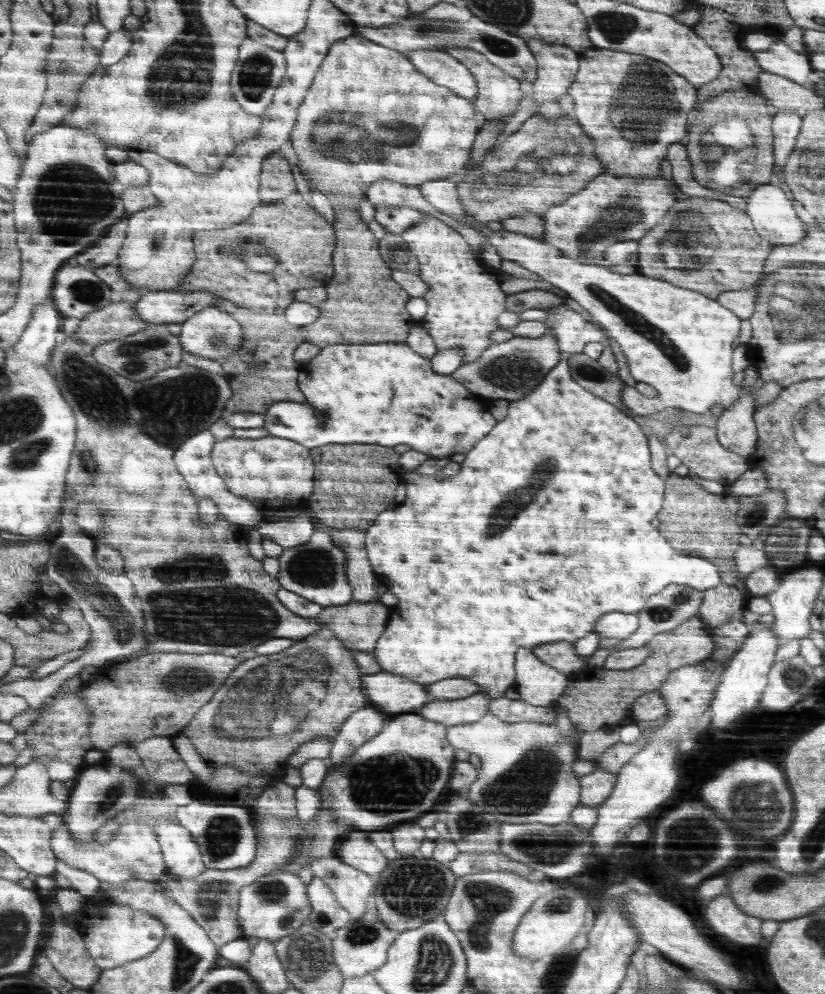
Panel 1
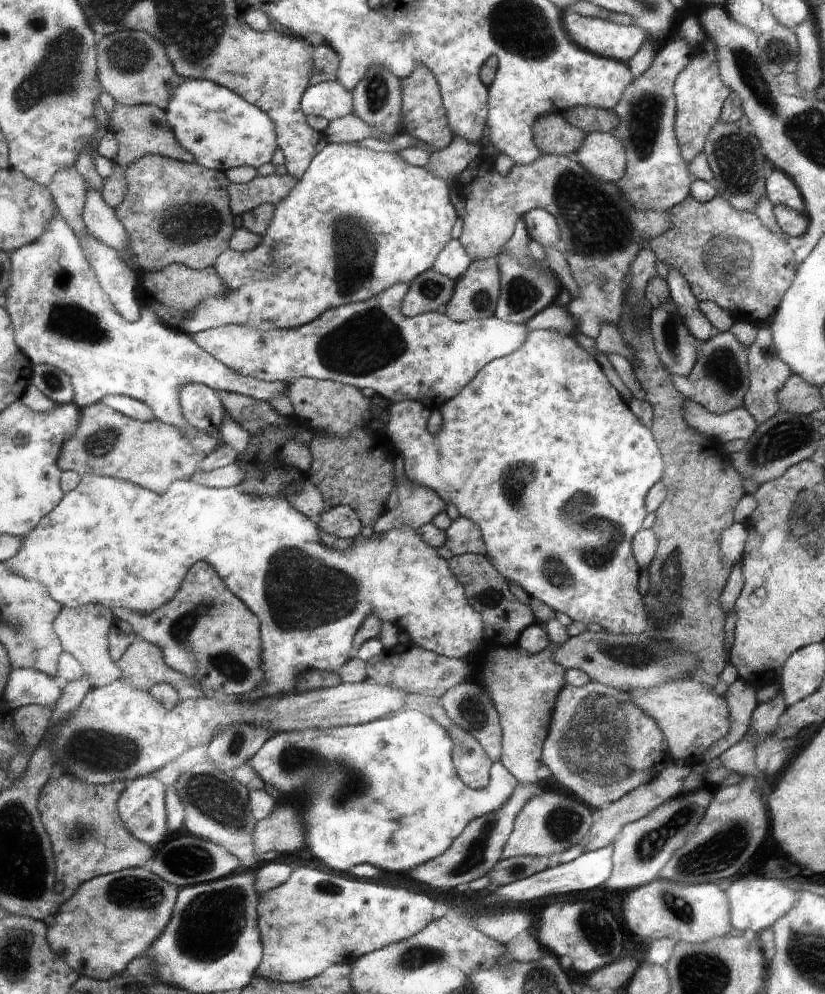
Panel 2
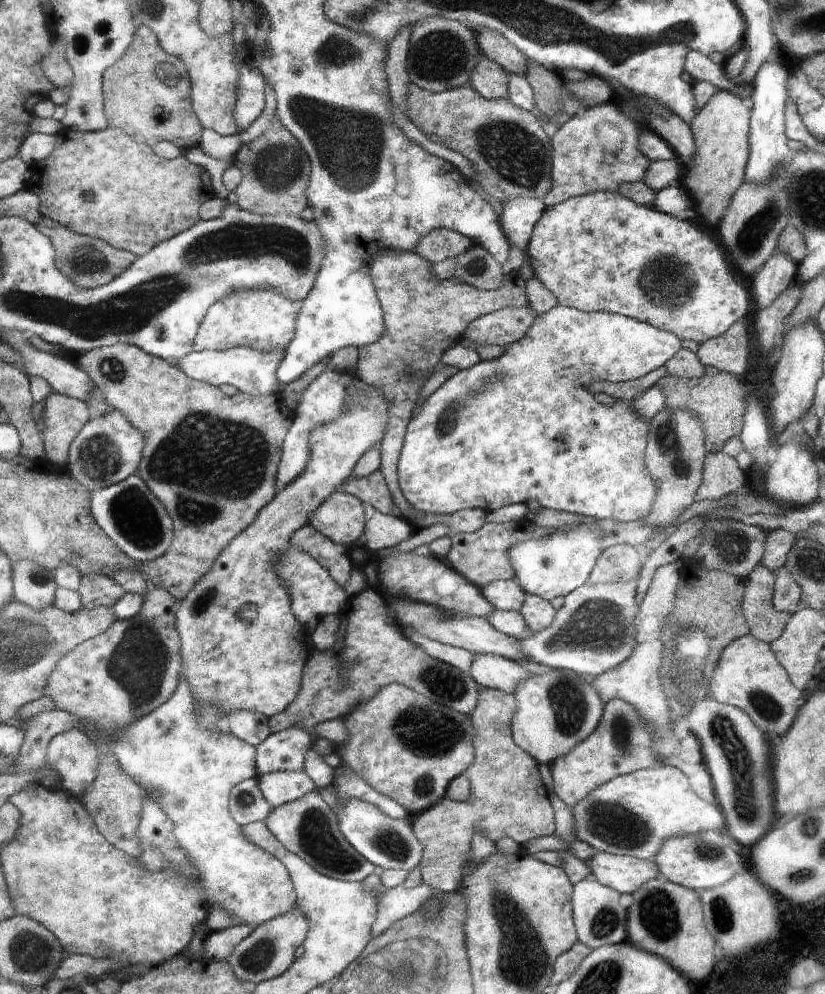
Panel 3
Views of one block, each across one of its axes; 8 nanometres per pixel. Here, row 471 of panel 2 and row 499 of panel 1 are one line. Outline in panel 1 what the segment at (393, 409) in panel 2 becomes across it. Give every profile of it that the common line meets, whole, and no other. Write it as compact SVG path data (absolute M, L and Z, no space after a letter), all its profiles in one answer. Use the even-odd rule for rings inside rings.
M564 302L559 305L550 305L550 307L544 309L548 310L548 317L546 317L546 322L543 324L543 327L549 330L549 334L552 337L555 337L557 346L559 347L559 353L561 354L558 365L550 370L546 378L535 391L528 394L523 400L510 402L511 407L507 412L506 418L497 422L495 427L492 428L490 434L484 436L482 440L479 440L479 442L472 447L471 451L468 451L465 454L466 459L462 462L461 470L456 475L438 481L435 476L426 476L414 471L406 472L404 477L404 484L408 482L408 484L406 484L406 499L398 504L393 510L388 509L386 512L380 514L379 518L372 523L372 526L365 530L366 536L364 547L366 547L368 561L370 561L370 564L374 569L376 578L378 579L379 584L386 586L386 588L398 598L398 603L390 609L390 619L388 620L386 630L383 632L382 638L379 639L378 646L376 646L374 650L374 658L376 658L376 662L380 664L380 670L382 672L392 672L398 674L398 676L406 676L407 678L410 678L410 680L414 680L415 682L418 682L418 684L424 685L432 684L437 680L444 680L450 677L468 678L468 680L472 680L472 682L478 686L478 693L482 692L482 694L486 694L488 698L494 700L496 698L504 697L504 692L506 692L508 688L514 686L515 656L516 652L518 652L518 648L532 650L532 648L536 648L536 646L542 646L542 644L554 644L554 642L562 642L562 640L564 640L564 642L574 643L576 640L583 639L584 636L590 634L594 630L596 620L600 619L600 616L605 616L612 612L637 614L638 612L643 611L646 607L644 604L647 605L648 599L651 598L652 595L659 593L664 590L664 587L669 586L672 583L686 584L689 587L700 589L701 591L707 591L708 588L716 588L716 586L720 586L720 584L723 583L723 577L720 576L719 568L716 568L716 565L712 564L712 560L705 559L701 556L676 552L674 548L668 546L668 542L660 536L660 532L650 524L650 520L656 518L656 514L660 512L660 508L663 508L662 504L663 496L665 495L665 482L662 482L662 479L656 474L655 470L650 468L651 450L648 450L648 442L646 442L646 436L644 436L642 427L640 427L637 421L634 421L632 414L624 413L624 411L621 411L615 405L605 402L602 397L595 396L594 393L590 393L587 389L584 389L583 386L574 379L574 376L572 376L570 372L570 356L573 356L574 354L582 354L581 351L588 342L605 341L601 330L585 320L578 312L570 309L570 307Z

